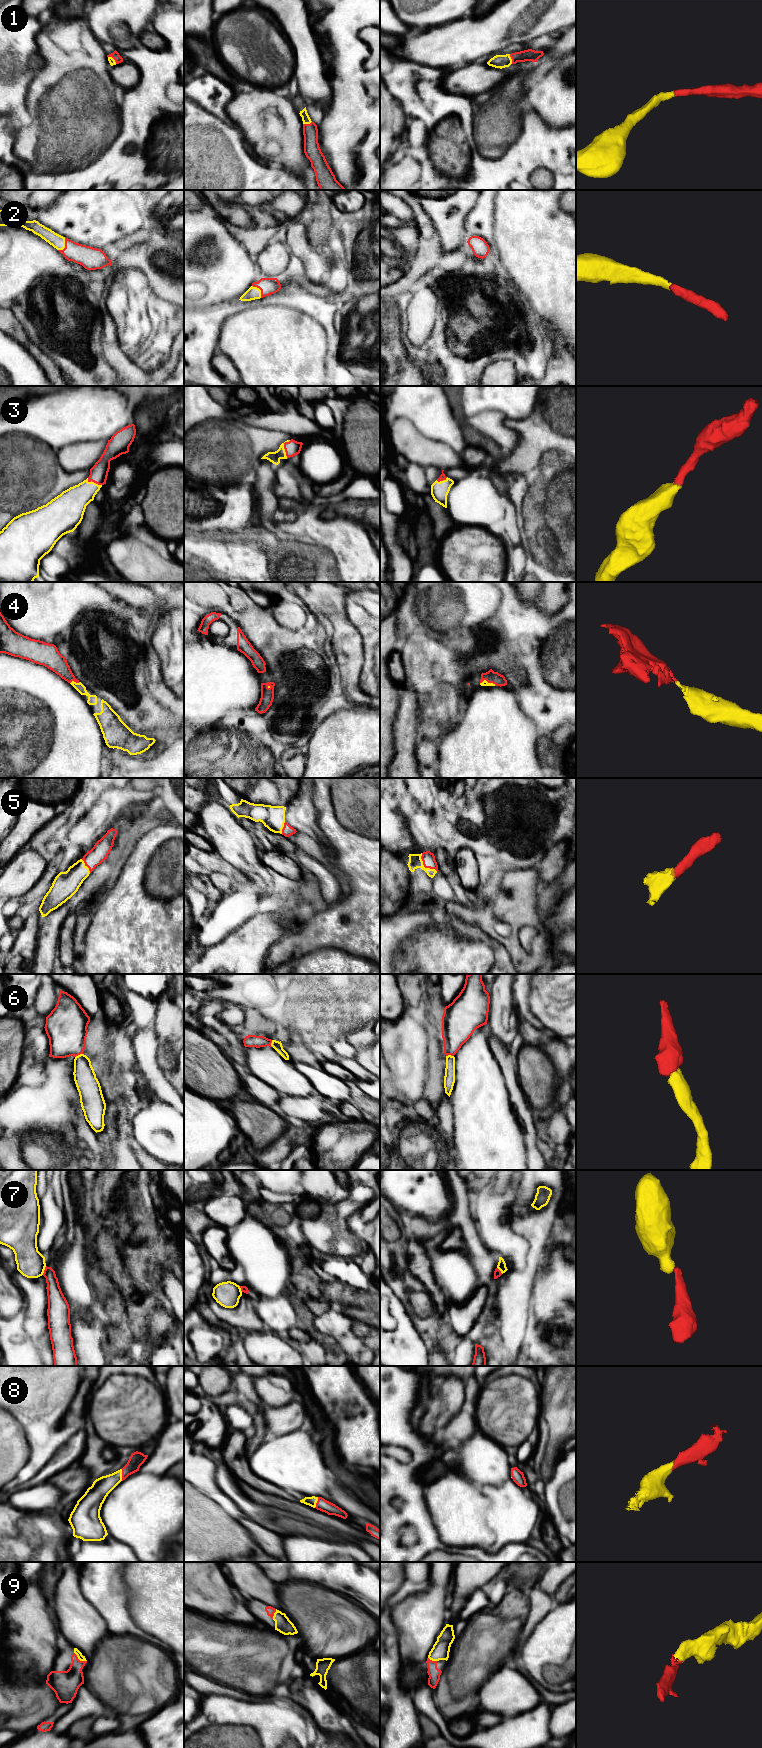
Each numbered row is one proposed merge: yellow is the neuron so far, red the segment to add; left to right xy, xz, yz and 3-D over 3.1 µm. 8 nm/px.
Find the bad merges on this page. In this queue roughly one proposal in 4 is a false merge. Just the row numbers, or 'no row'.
7

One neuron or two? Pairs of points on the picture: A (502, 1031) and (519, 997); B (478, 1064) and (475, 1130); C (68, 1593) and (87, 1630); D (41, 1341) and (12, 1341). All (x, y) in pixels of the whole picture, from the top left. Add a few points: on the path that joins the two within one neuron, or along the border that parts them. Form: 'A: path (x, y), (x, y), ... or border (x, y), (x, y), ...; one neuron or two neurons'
A: border (512, 984), (513, 1007), (518, 1016); two neurons
B: path (478, 1080), (478, 1114); one neuron
C: path (69, 1602), (71, 1610), (78, 1621); one neuron
D: border (28, 1336), (41, 1355); two neurons

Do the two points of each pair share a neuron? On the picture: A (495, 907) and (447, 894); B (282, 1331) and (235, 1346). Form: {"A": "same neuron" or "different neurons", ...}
{"A": "different neurons", "B": "different neurons"}

